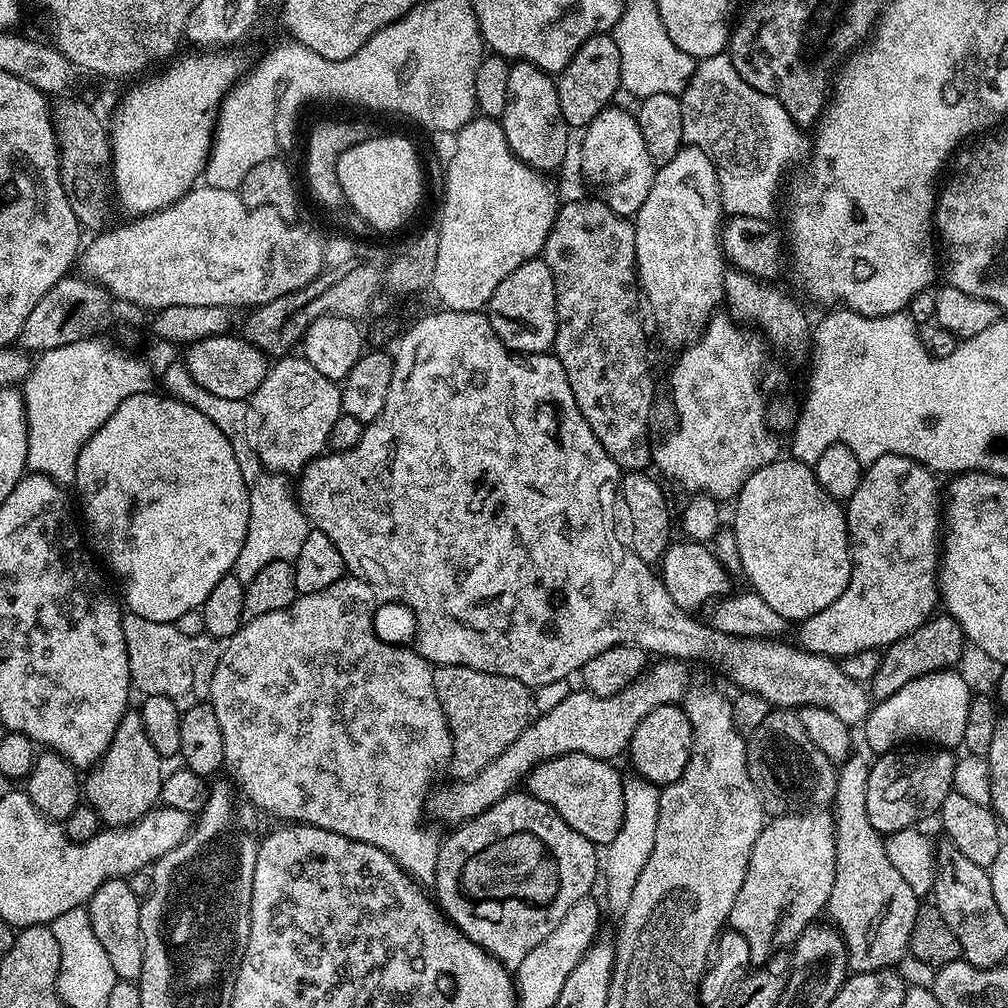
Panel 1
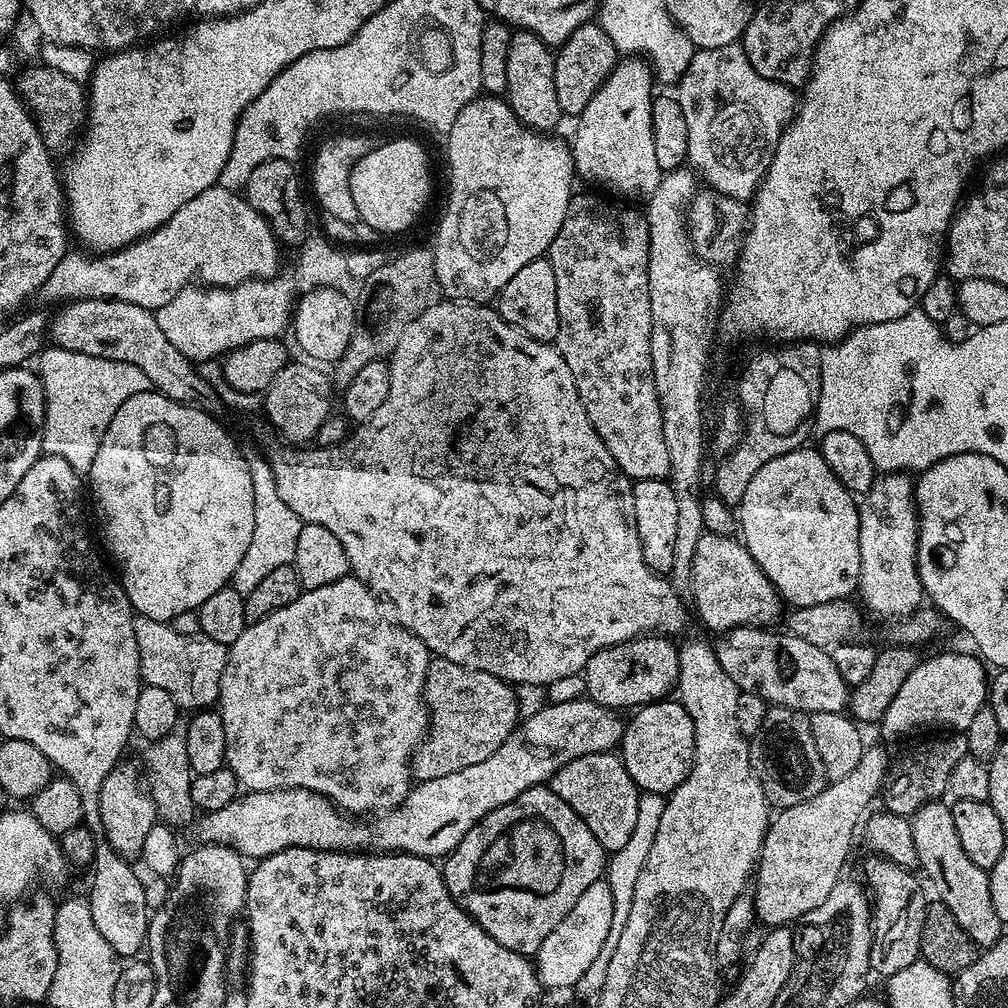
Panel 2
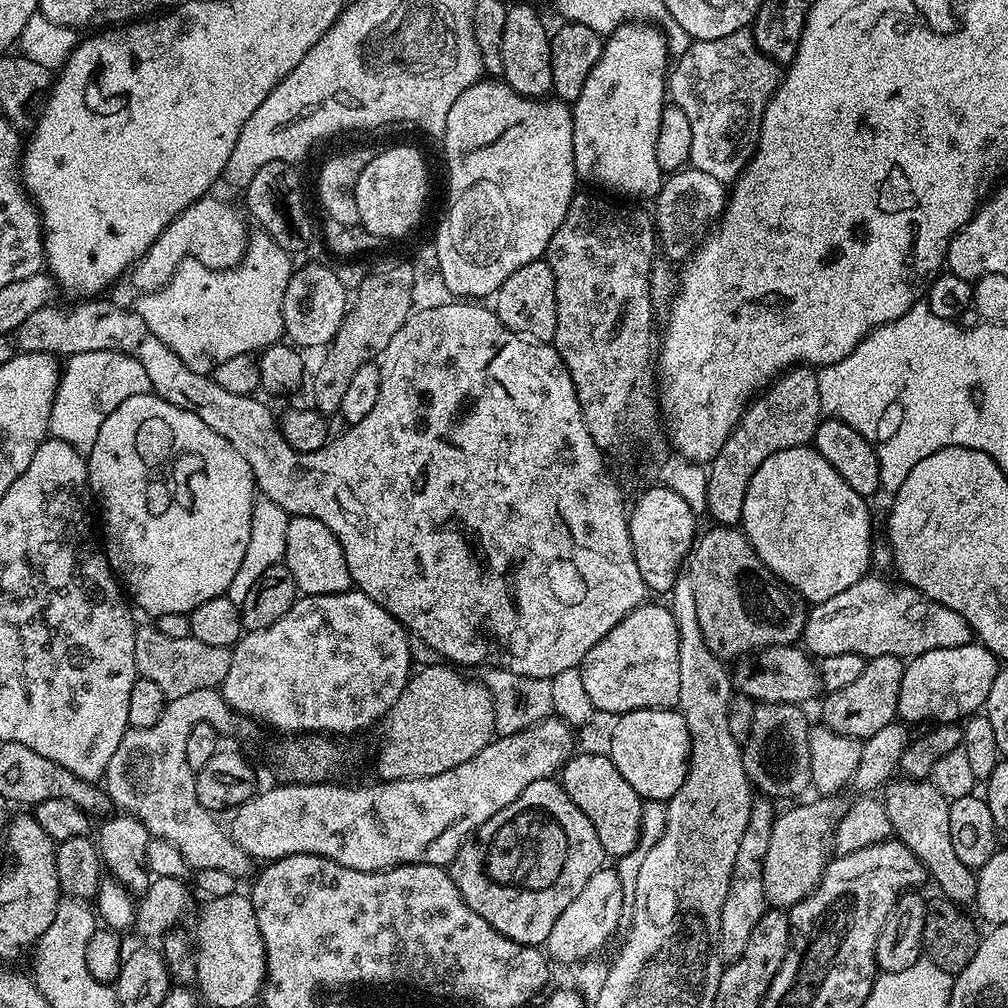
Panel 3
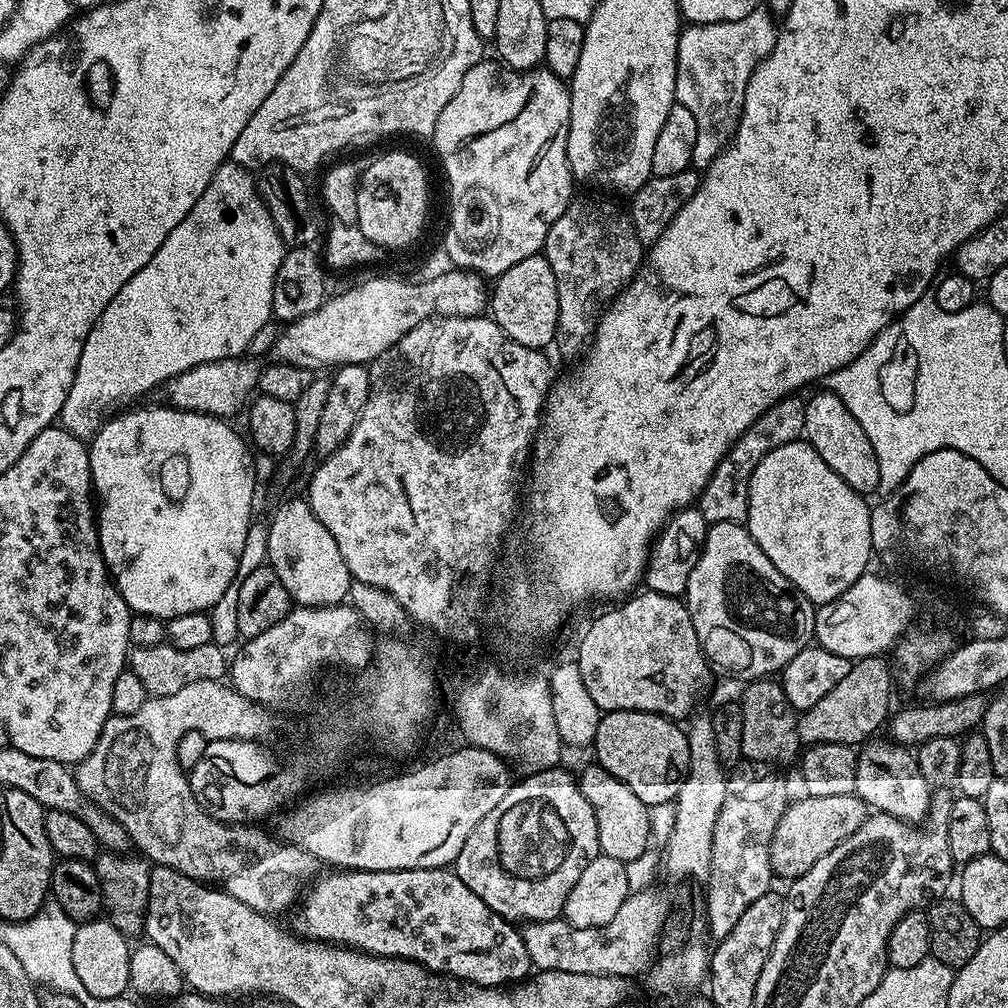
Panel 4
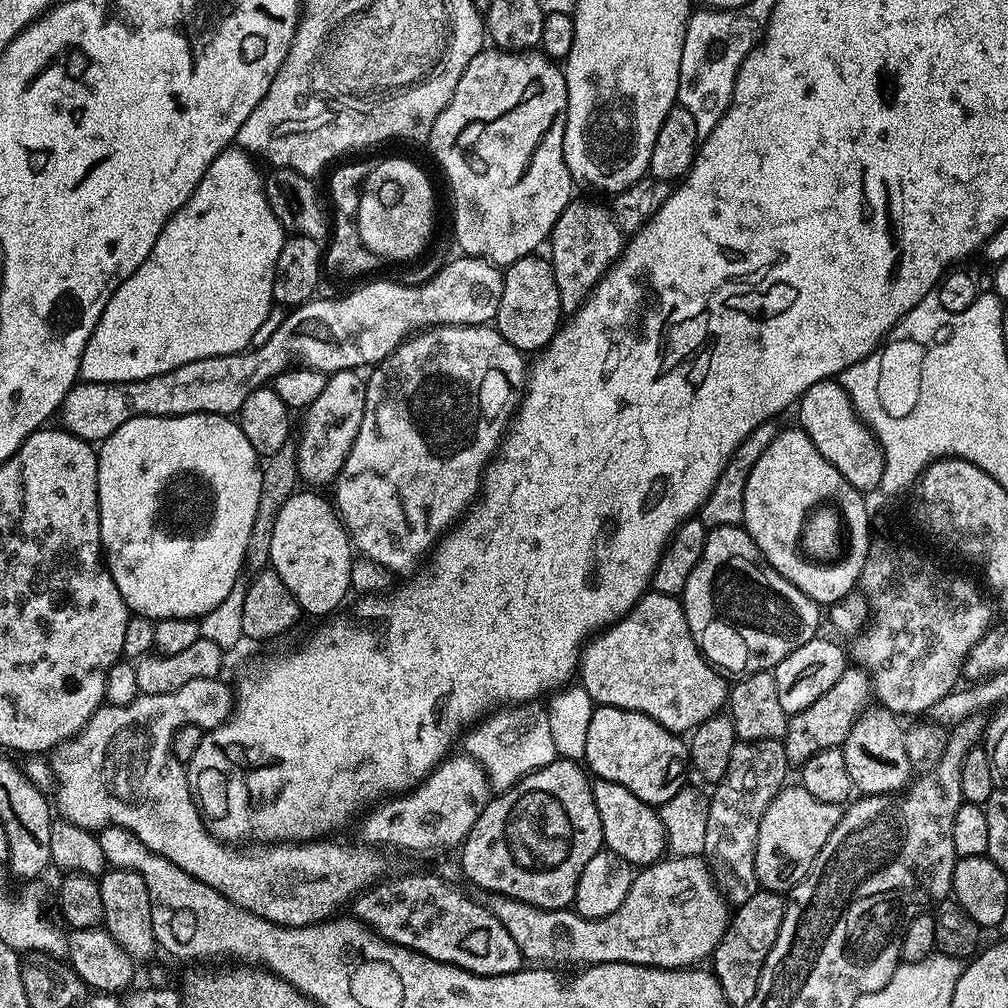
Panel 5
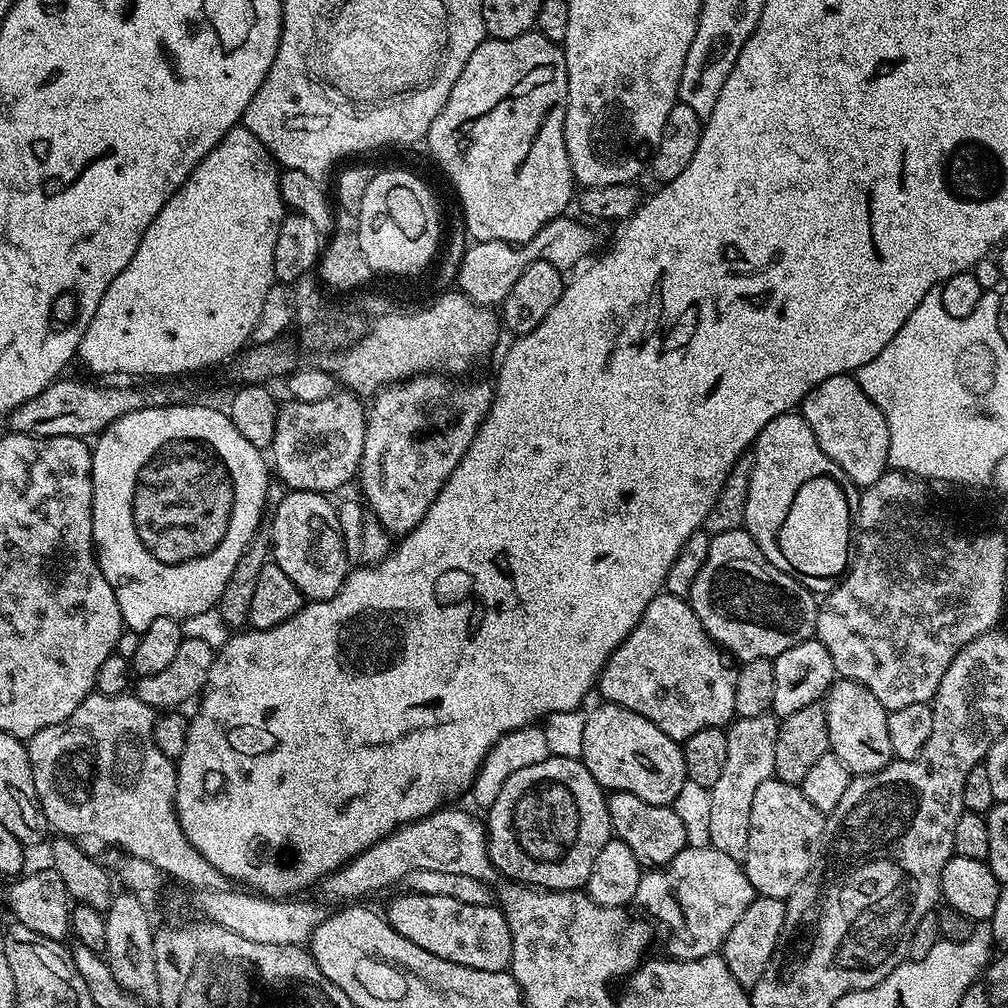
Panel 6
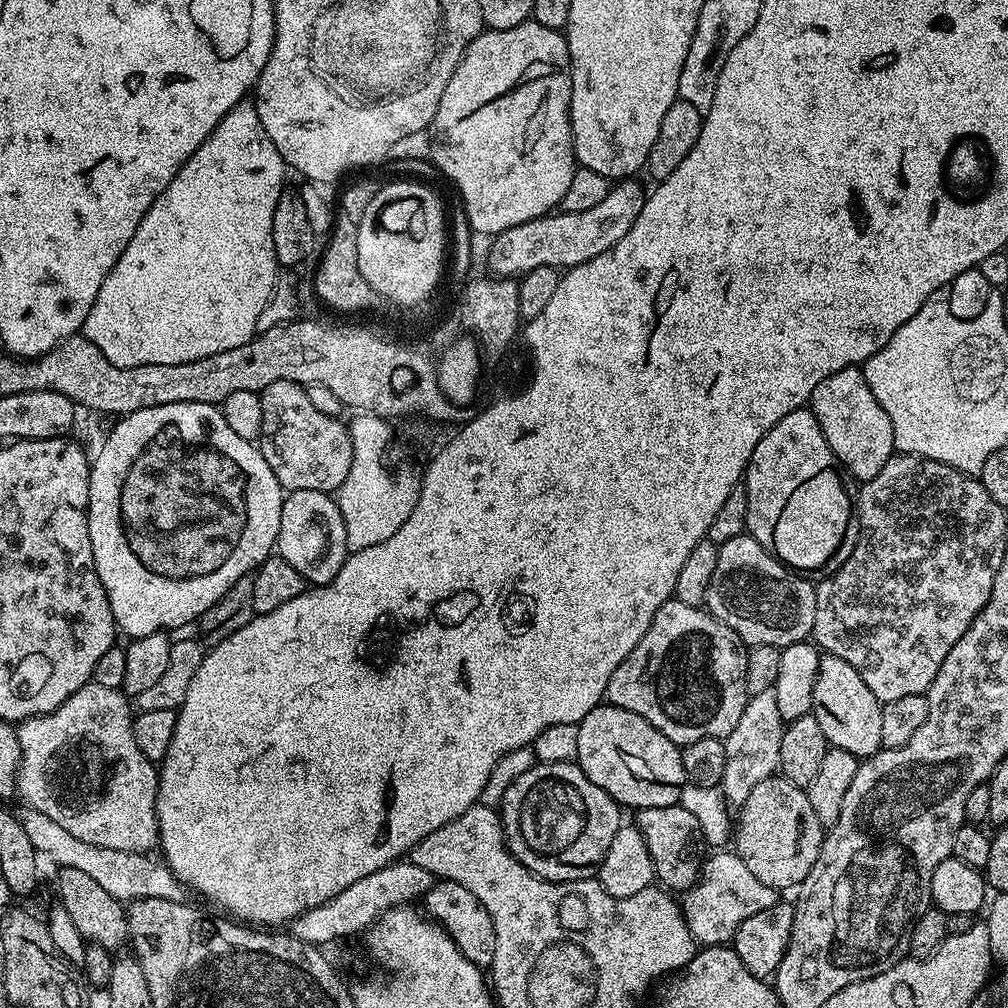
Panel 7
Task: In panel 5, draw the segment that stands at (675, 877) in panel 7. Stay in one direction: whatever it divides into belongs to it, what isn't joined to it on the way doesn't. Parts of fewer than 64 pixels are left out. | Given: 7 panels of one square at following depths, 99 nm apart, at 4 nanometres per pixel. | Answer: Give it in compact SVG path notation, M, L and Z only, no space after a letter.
M597 779L592 785L594 806L598 806L598 818L602 818L602 834L604 848L618 854L633 866L651 866L661 859L666 852L664 823L660 821L660 813L655 807L642 798L630 794L626 786L618 786L618 782Z

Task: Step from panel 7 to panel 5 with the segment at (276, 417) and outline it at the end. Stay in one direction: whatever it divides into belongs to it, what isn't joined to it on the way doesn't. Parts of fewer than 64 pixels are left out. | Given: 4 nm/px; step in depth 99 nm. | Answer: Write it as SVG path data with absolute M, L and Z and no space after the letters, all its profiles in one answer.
M349 370L347 372L334 372L328 376L326 387L322 389L322 394L318 394L318 398L314 398L314 402L306 409L303 409L302 416L304 421L300 424L300 437L294 440L296 445L296 471L301 481L309 480L309 485L320 486L316 484L328 484L331 485L335 481L336 477L339 476L342 466L346 462L346 458L350 454L350 446L354 446L354 438L358 438L358 430L362 426L362 414L366 410L366 380L359 371Z

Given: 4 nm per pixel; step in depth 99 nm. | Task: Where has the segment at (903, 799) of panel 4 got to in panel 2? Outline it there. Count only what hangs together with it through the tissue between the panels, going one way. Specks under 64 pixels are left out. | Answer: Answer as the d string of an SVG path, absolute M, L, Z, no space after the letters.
M939 799L930 800L910 817L912 845L916 851L915 863L920 864L921 870L928 875L936 891L935 899L947 906L954 916L954 922L966 930L977 949L993 948L1002 935L1002 925L994 910L989 873L974 866L974 862L966 858L966 850L962 850L962 844L958 842L958 830L954 830L952 809L947 803L940 803L944 802Z

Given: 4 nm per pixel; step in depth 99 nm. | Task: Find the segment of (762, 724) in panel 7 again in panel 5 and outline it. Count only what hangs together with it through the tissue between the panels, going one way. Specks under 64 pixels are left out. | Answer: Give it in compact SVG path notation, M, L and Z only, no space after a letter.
M740 740L730 754L726 774L711 789L704 856L711 861L714 878L731 905L746 902L758 890L754 870L758 826L766 806L785 787L788 771L790 765L780 740Z

